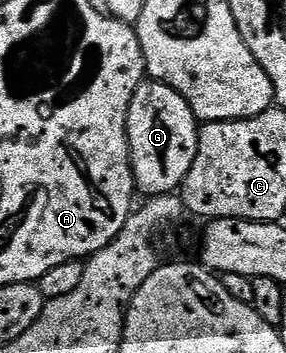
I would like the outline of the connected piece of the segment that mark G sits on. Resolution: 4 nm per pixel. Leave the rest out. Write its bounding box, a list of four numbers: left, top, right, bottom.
[128,80,199,195]

